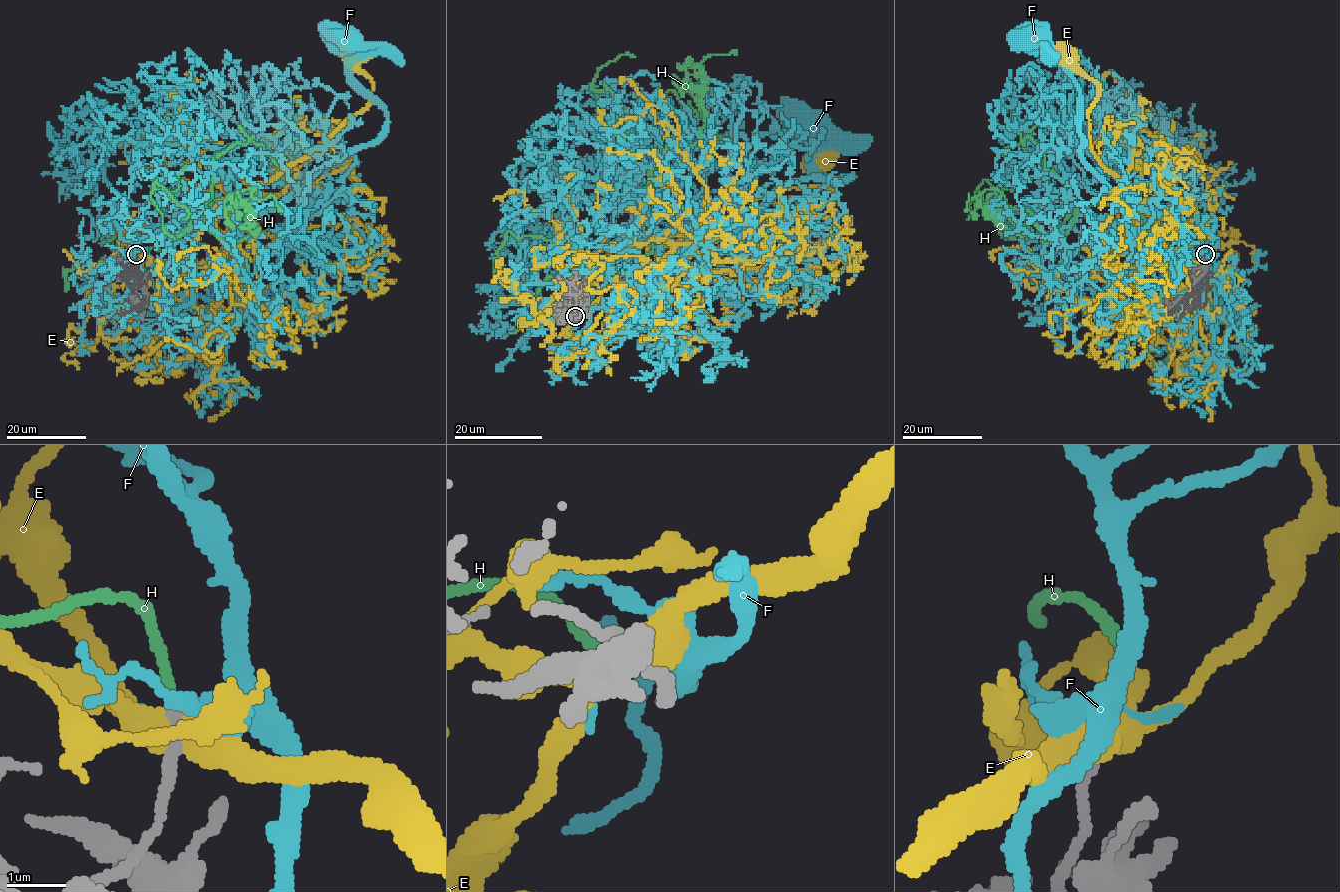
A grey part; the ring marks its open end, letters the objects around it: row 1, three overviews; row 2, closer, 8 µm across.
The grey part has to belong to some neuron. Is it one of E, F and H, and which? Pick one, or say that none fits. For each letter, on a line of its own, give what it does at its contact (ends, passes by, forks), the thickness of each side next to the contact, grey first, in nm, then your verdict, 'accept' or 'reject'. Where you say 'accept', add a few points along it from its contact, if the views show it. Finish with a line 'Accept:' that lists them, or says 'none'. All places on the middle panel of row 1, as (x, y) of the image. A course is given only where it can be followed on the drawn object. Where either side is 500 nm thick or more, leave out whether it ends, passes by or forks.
E: it forks | 240/440 nm | reject
F: it passes by | 190/240 nm | reject
H: it ends | 190/160 nm | accept | via (575, 316), (549, 311), (652, 251), (652, 170), (705, 124), (686, 66)
Accept: H

